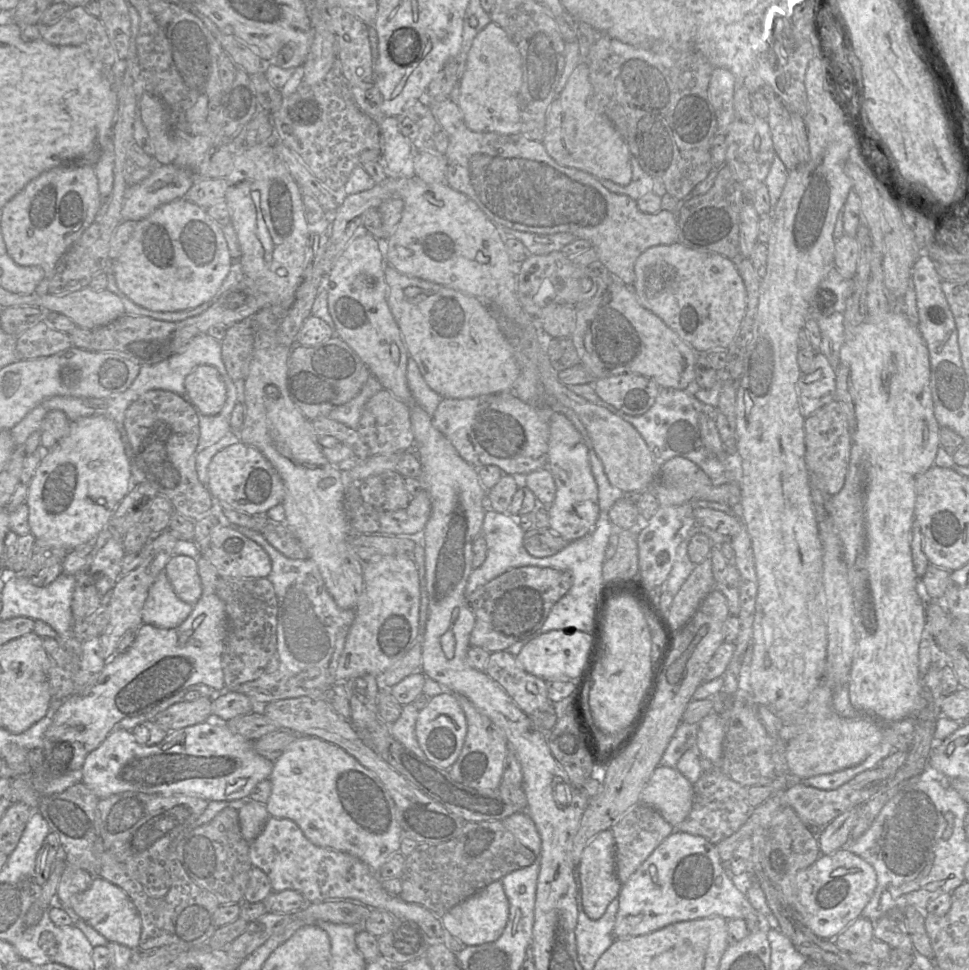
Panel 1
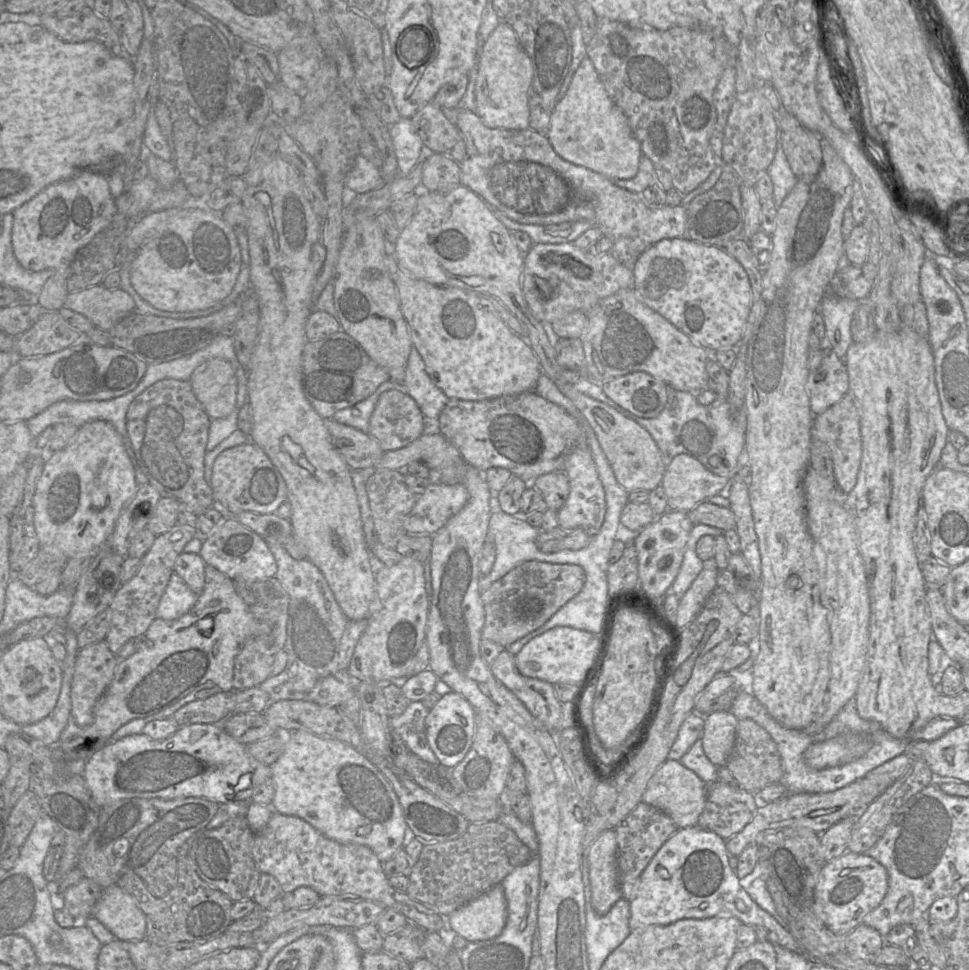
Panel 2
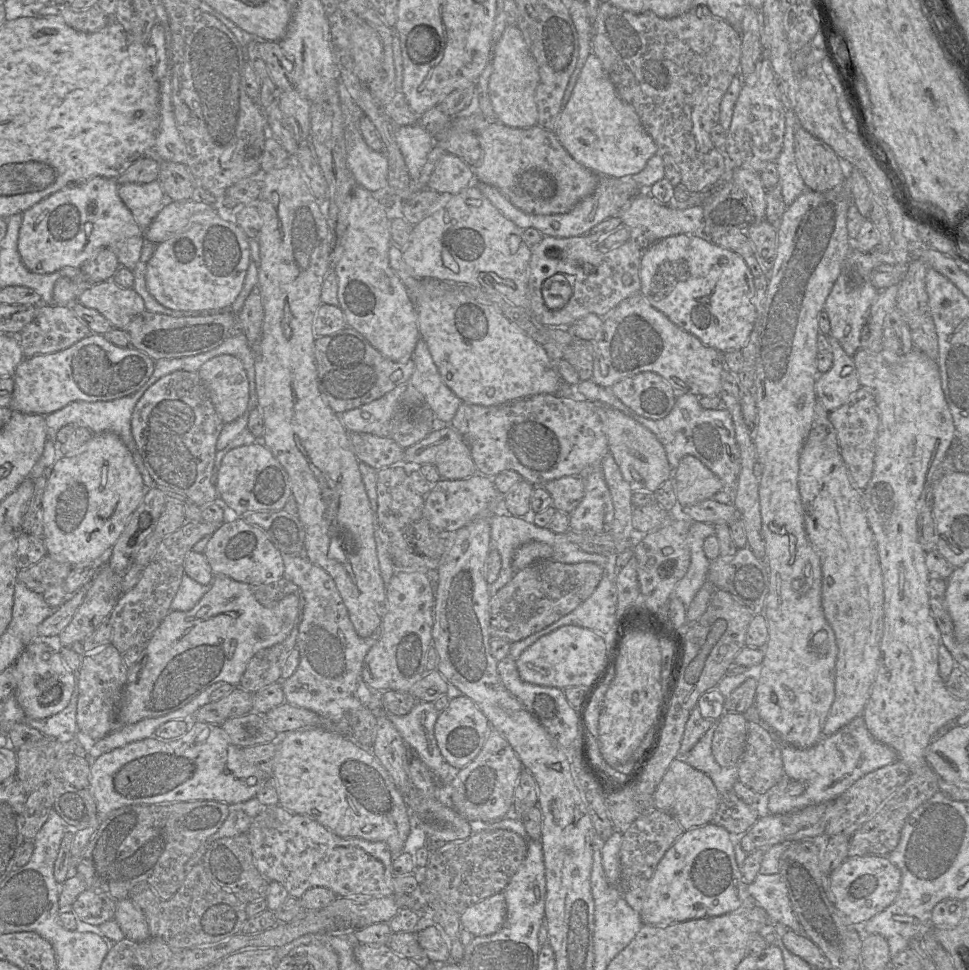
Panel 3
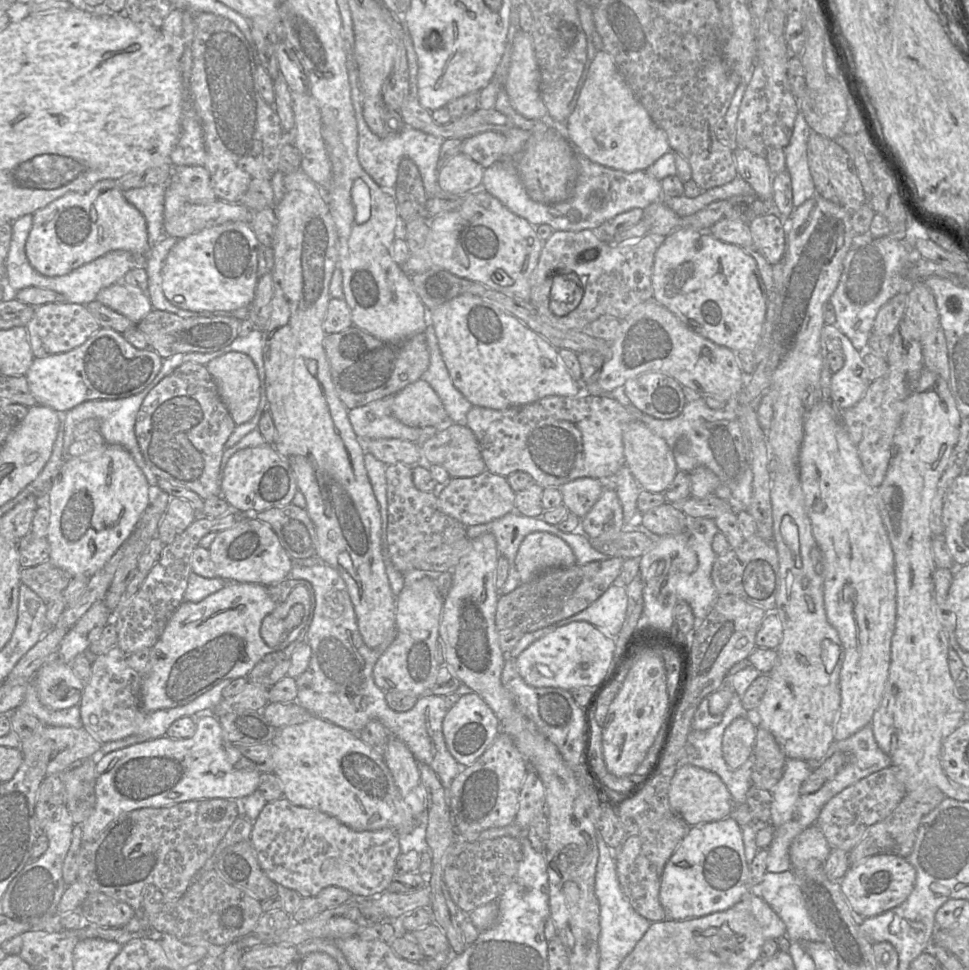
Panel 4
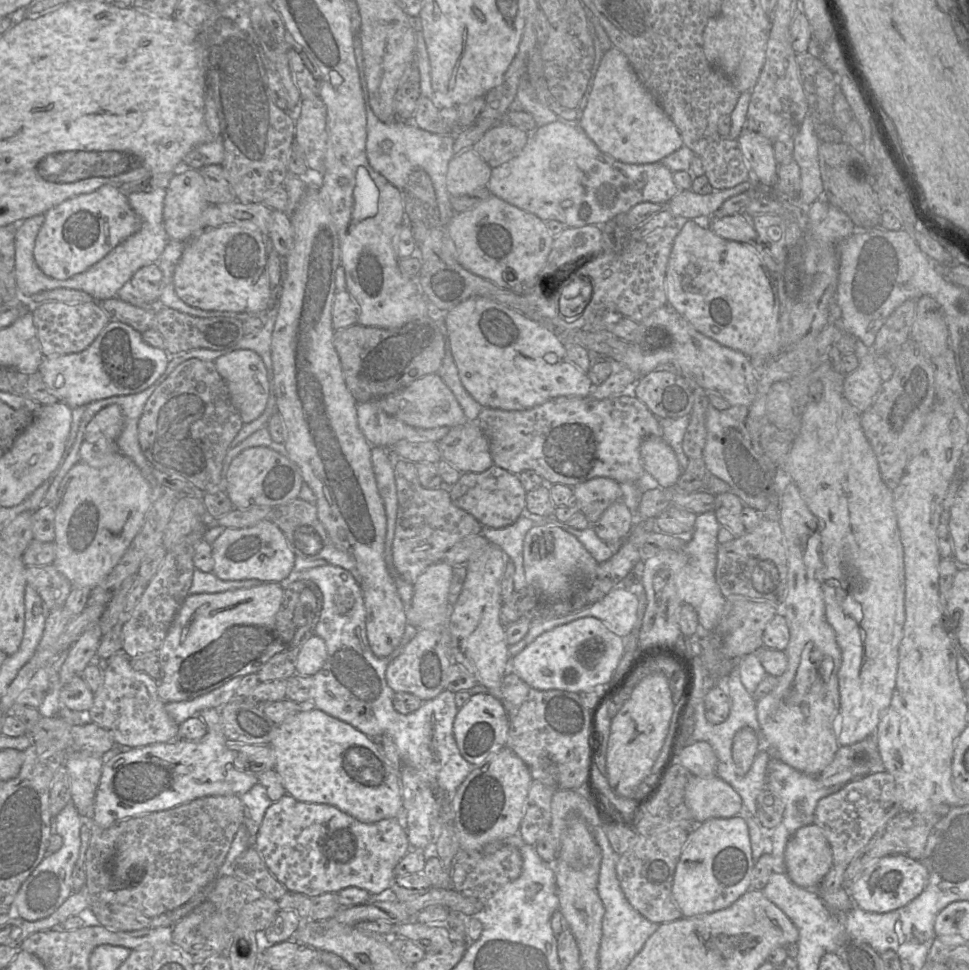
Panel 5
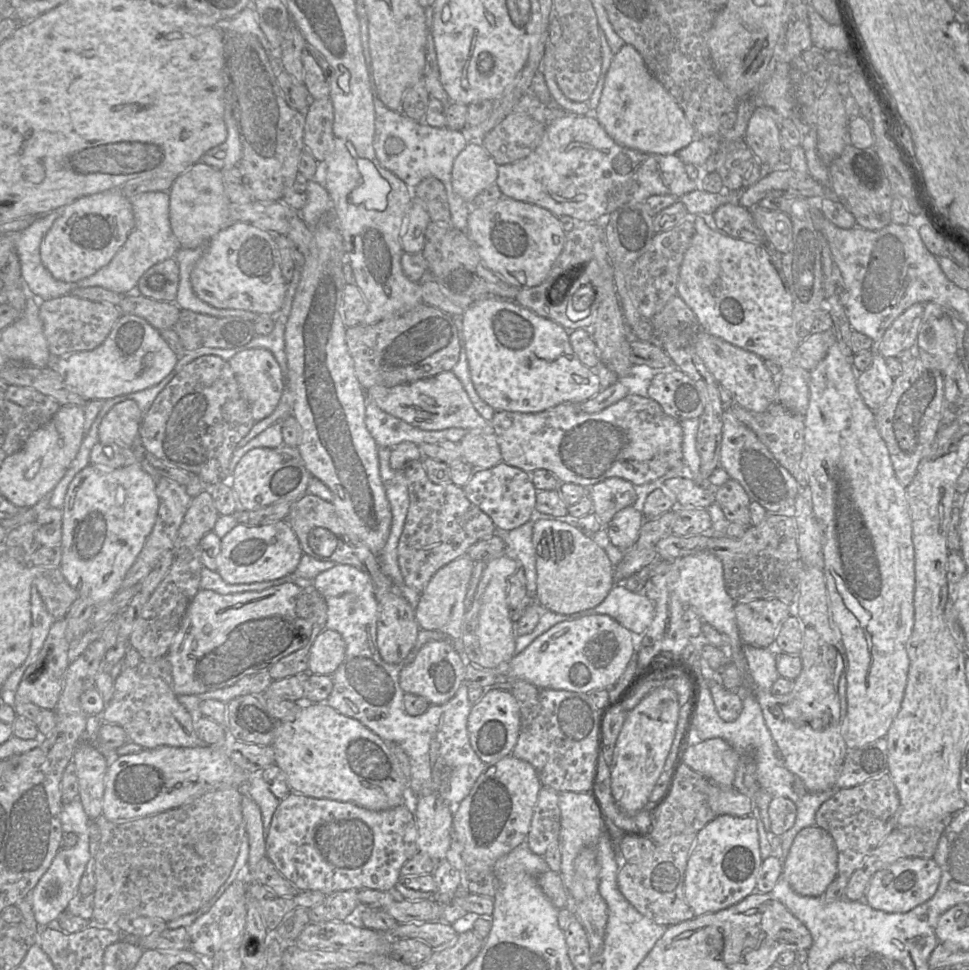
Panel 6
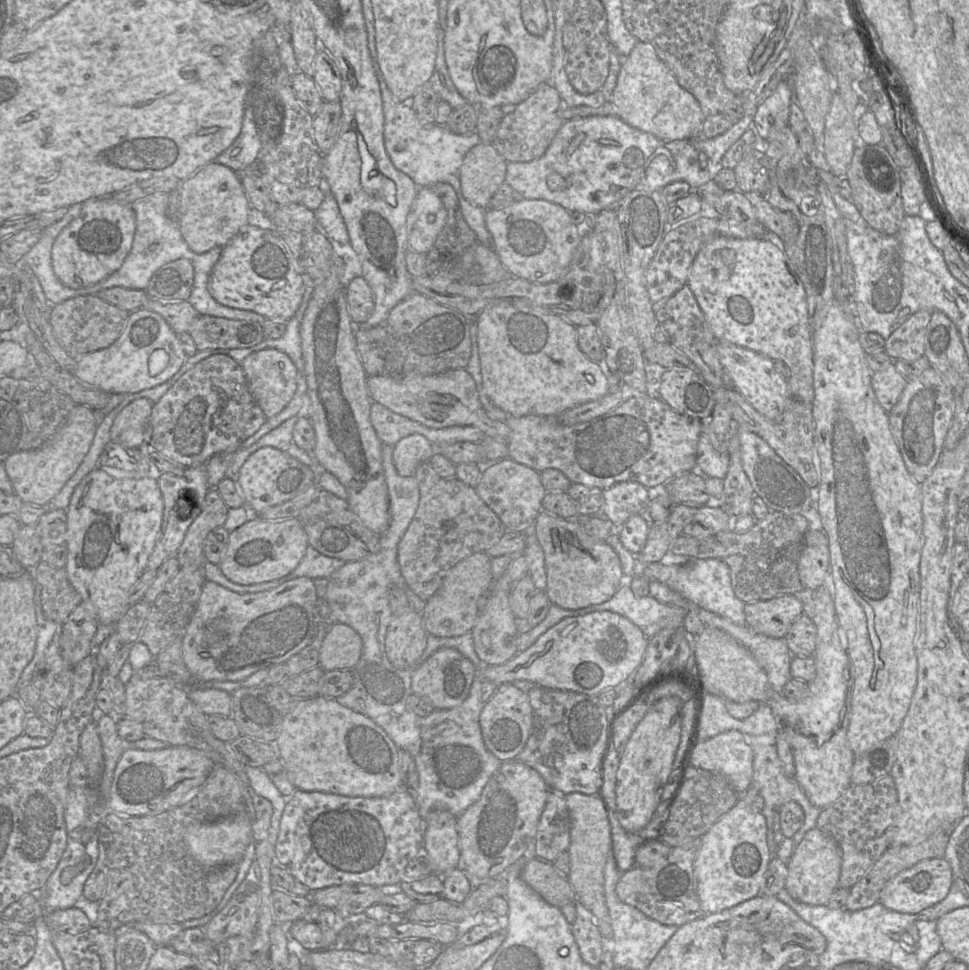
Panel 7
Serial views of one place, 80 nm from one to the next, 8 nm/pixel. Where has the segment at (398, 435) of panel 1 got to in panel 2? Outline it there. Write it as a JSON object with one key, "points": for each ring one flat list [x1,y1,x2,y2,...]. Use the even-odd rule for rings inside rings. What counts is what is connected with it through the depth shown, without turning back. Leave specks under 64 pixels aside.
{"points":[[393,389,382,393,369,422,368,435,373,437,384,452,390,452,404,448,424,434,425,417,421,413,416,402,404,391]]}

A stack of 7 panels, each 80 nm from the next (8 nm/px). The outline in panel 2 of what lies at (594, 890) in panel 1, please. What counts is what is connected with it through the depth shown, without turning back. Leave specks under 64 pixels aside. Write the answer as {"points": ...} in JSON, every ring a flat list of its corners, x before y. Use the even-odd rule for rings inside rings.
{"points":[[614,829,602,832,588,849,592,907,602,916,622,898,617,866,617,841]]}

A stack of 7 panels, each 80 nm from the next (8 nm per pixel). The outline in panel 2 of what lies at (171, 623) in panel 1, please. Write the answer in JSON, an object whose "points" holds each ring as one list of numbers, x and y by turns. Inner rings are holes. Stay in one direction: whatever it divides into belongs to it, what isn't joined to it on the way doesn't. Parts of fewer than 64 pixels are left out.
{"points":[[173,573,157,608,156,618,175,620,189,612,198,596,184,580]]}

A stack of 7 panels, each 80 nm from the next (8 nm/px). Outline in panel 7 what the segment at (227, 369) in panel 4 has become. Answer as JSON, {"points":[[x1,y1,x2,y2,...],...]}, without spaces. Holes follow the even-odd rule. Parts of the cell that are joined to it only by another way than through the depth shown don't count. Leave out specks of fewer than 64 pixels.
{"points":[[264,349,248,355,240,363,248,388,267,419,281,412,293,398,298,384,299,371,293,361,276,349]]}

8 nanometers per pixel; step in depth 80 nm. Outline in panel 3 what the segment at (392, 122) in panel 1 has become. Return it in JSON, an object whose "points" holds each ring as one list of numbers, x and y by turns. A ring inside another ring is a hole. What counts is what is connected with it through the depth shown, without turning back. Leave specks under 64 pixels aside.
{"points":[[418,123,400,126,396,141,412,179,417,179,431,150,435,138]]}

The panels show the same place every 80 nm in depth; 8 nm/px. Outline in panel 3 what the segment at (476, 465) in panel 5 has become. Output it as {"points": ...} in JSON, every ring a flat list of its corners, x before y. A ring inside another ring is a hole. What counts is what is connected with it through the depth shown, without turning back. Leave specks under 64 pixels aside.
{"points":[[449,424,404,449,404,463,432,465,441,478,450,480,469,478,477,473,468,446]]}

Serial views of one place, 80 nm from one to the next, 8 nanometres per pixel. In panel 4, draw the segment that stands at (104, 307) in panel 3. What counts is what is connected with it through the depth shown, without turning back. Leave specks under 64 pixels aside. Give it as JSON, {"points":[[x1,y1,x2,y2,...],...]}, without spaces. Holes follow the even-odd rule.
{"points":[[117,282,101,289,96,301,124,315,135,324,153,310,147,293,123,282]]}

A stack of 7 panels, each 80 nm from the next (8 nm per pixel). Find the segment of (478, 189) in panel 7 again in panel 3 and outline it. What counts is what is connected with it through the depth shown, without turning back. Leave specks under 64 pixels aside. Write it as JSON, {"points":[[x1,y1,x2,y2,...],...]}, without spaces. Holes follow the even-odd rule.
{"points":[[445,153,437,161,427,188,436,192,455,194,475,185,475,182,472,166,456,155]]}

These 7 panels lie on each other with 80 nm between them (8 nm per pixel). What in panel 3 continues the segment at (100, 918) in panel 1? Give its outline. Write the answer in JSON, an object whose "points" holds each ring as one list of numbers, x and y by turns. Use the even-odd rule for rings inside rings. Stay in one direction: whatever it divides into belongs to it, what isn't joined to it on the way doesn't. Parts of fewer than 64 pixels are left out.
{"points":[[130,898,117,902,114,919,120,926,125,938,137,942,151,938,146,916]]}

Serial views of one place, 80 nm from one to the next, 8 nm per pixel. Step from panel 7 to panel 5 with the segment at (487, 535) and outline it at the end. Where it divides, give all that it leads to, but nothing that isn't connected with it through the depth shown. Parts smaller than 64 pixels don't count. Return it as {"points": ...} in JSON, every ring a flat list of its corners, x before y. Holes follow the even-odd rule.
{"points":[[398,459,393,469,398,499,392,543,394,570,406,582,414,584,430,565,442,561,453,545,467,536,479,535,483,525,452,502,448,488,424,488,418,480,415,463]]}

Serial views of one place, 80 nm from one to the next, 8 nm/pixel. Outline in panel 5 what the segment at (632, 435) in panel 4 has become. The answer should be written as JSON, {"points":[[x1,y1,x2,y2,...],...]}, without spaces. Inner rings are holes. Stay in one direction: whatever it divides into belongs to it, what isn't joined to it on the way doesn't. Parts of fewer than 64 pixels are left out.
{"points":[[649,436,640,446,644,470,658,483,659,488,674,486,682,469,673,449,661,438]]}

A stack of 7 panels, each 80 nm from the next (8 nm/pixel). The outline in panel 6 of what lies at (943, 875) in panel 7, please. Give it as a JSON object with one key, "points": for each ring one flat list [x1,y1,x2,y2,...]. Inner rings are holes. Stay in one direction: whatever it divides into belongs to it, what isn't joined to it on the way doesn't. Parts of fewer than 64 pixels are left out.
{"points":[[903,858,873,875,864,901,876,910,906,913,931,899,938,889,940,879,941,869,933,858]]}

